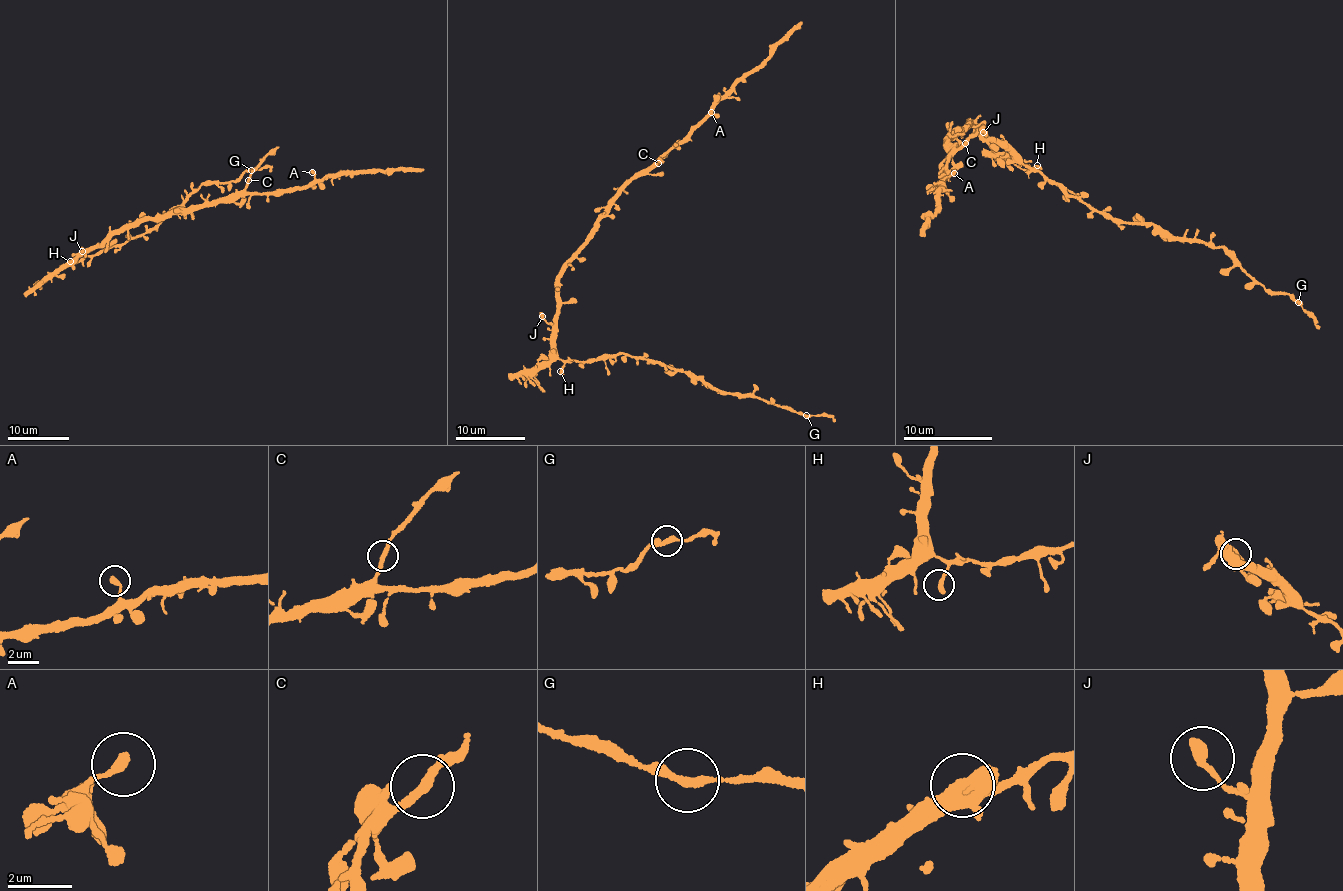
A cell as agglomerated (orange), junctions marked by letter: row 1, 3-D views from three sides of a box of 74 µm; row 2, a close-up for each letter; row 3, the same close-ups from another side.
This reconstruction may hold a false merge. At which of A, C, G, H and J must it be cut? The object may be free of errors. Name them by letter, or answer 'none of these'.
C

